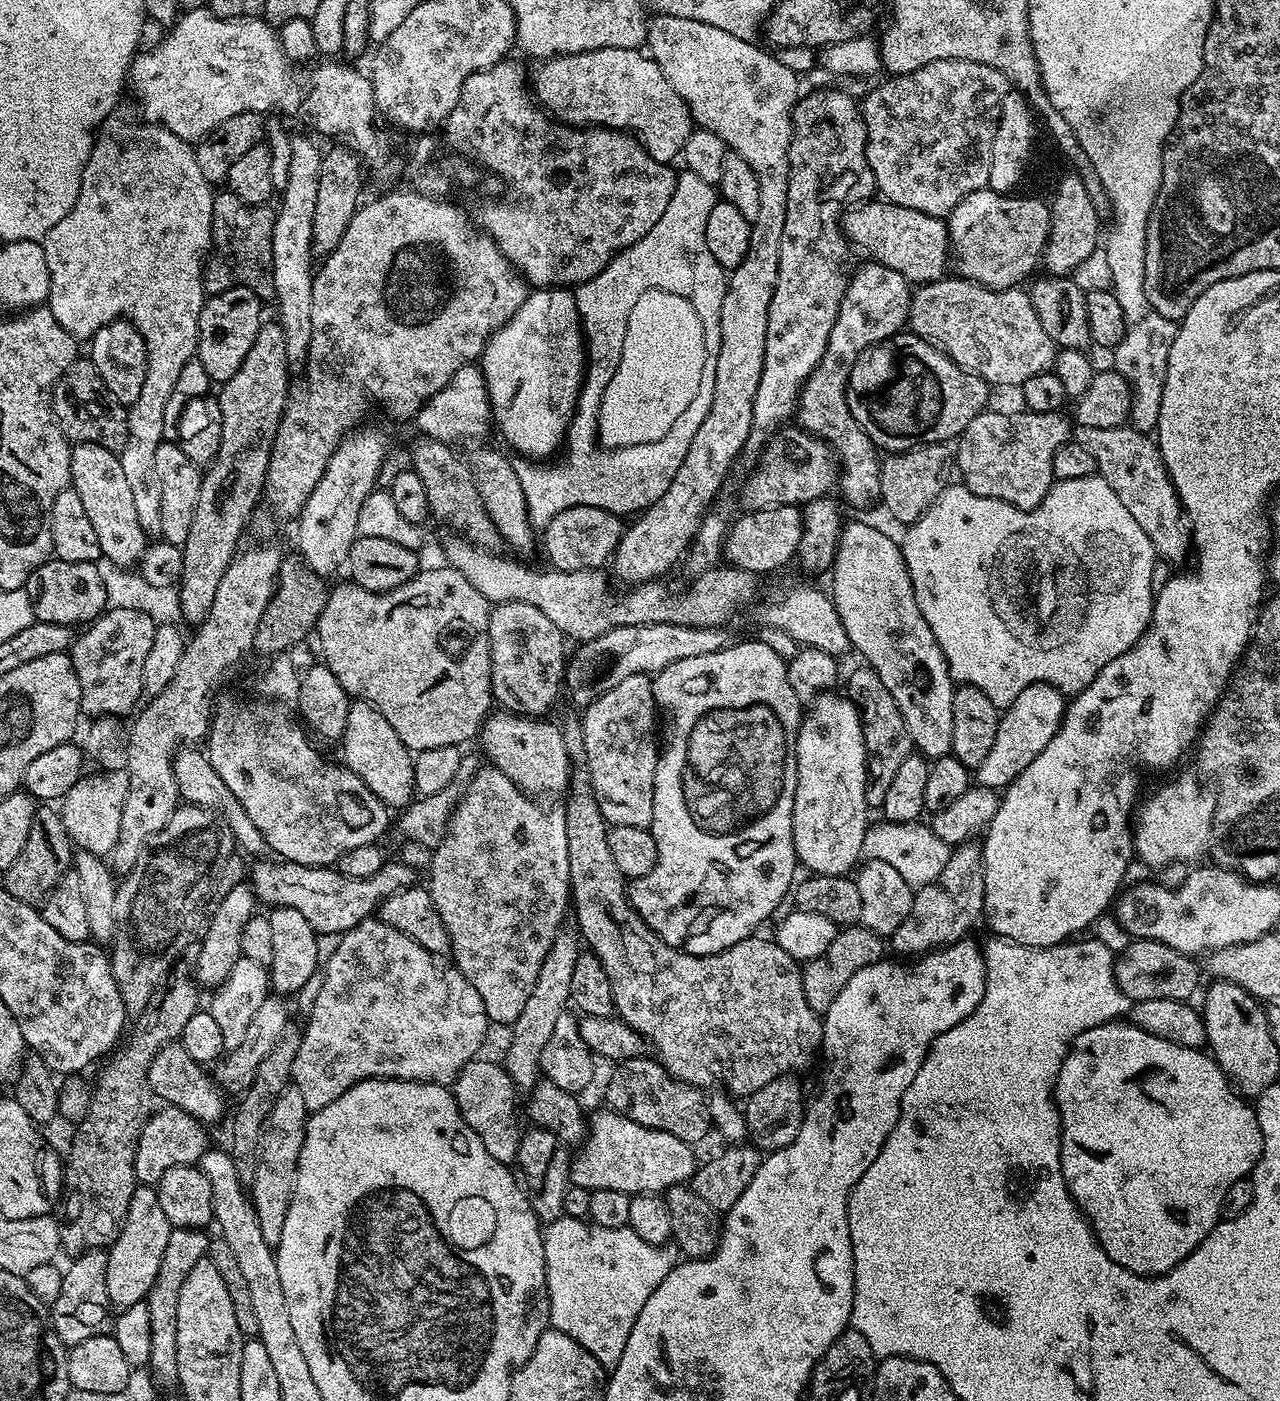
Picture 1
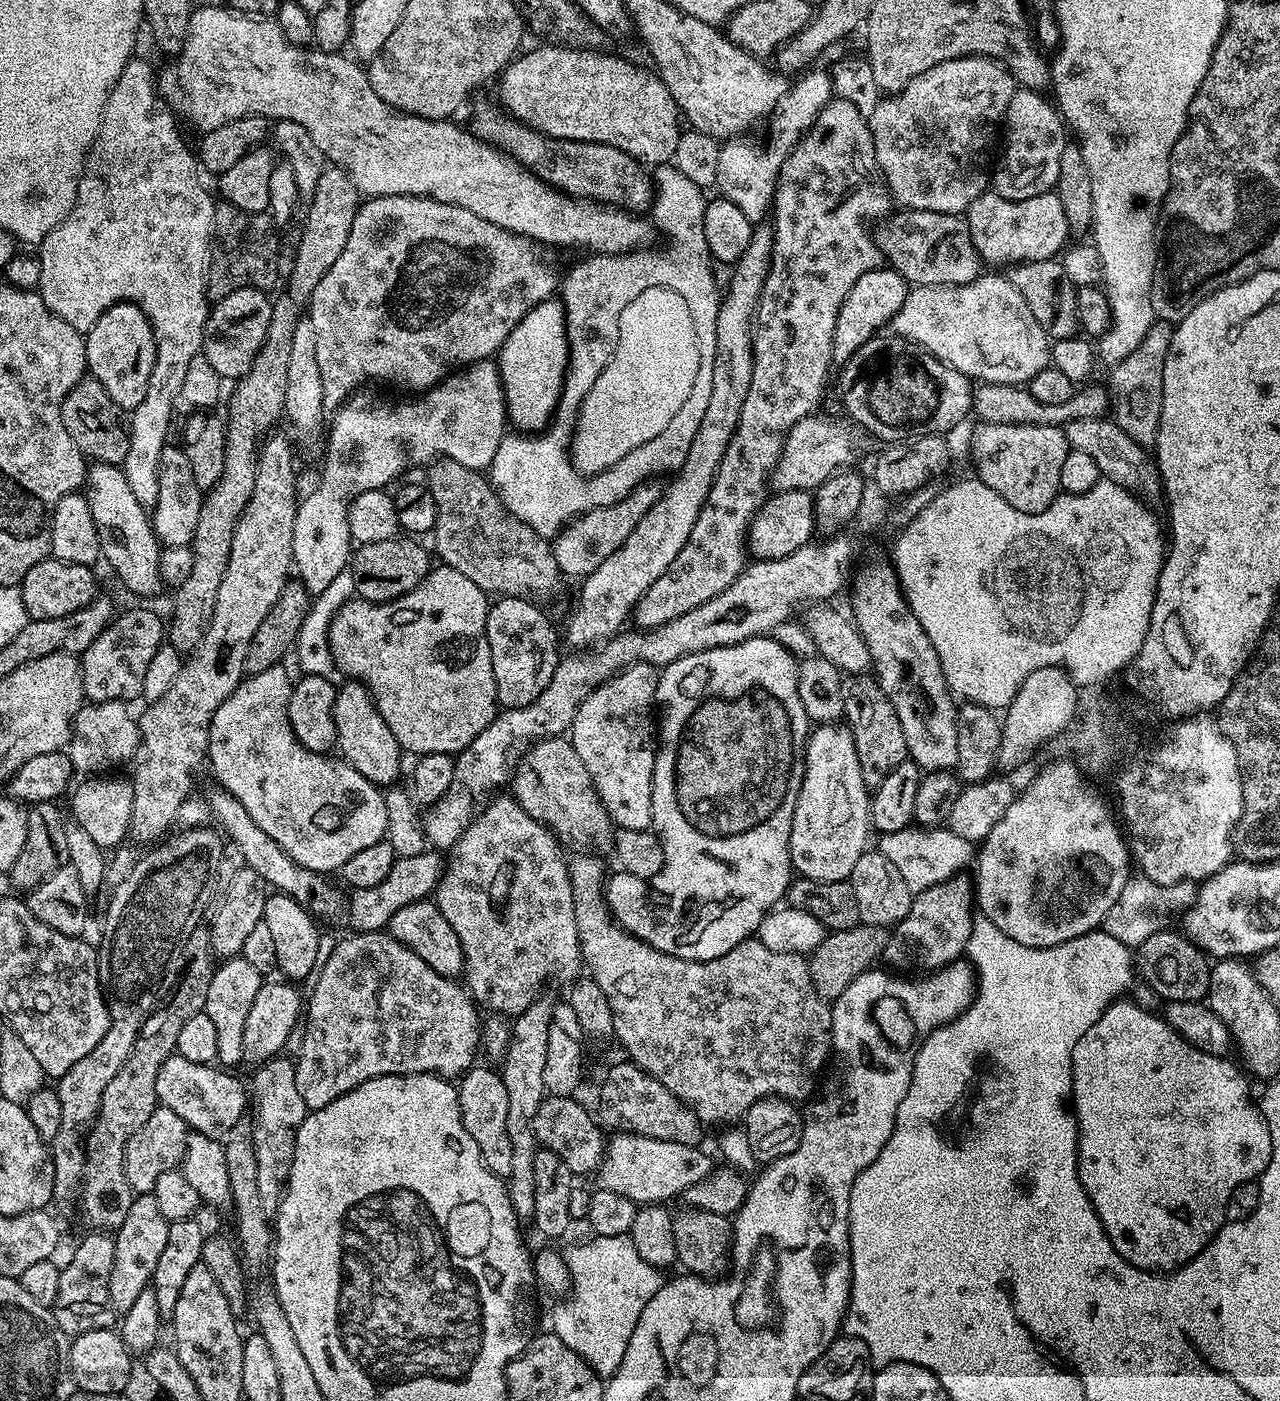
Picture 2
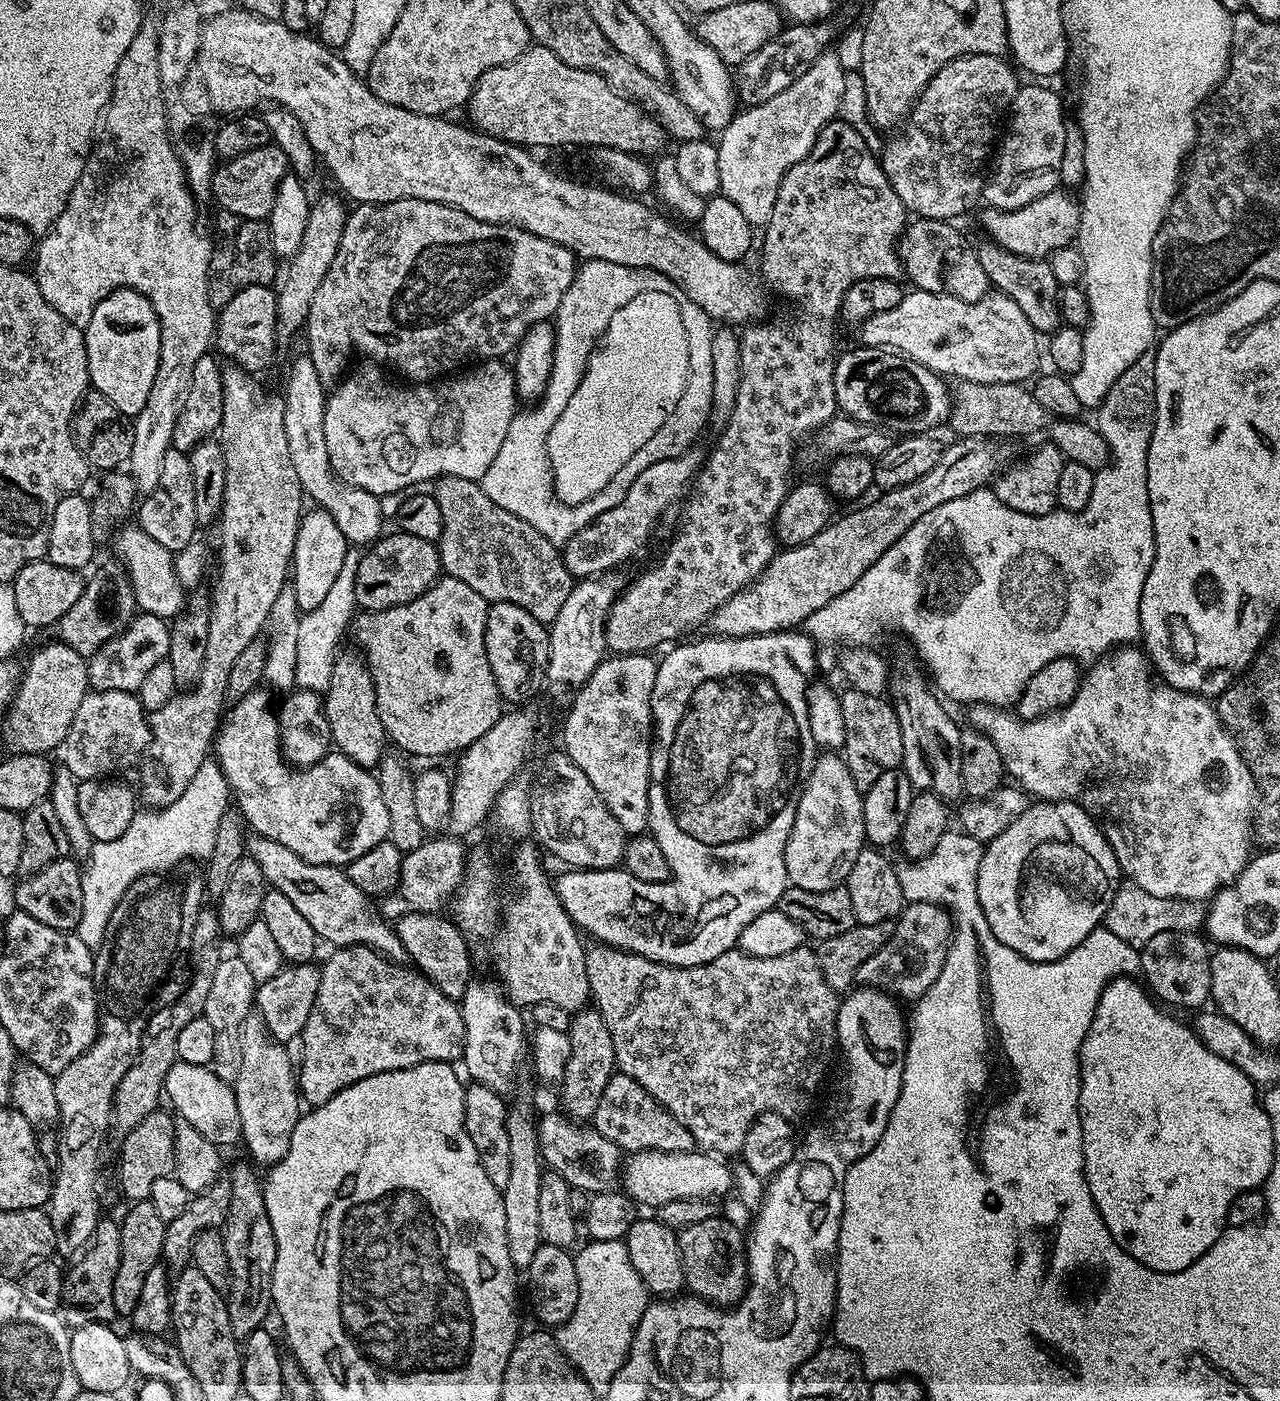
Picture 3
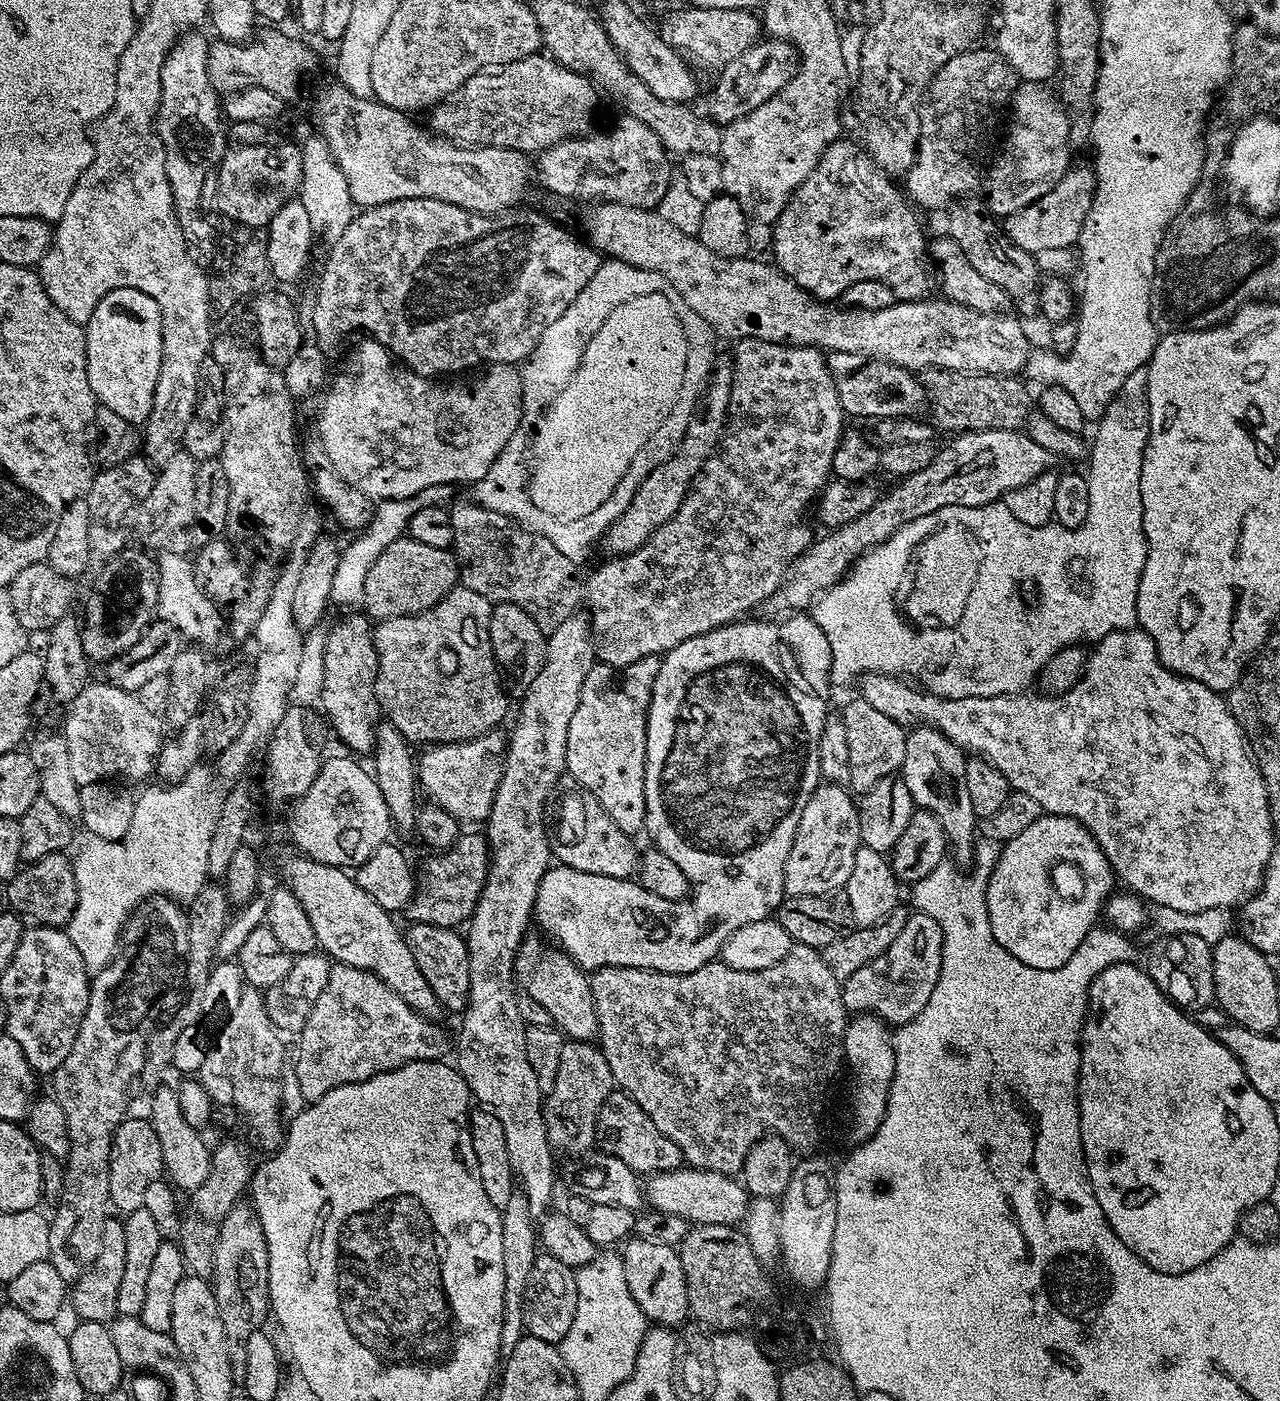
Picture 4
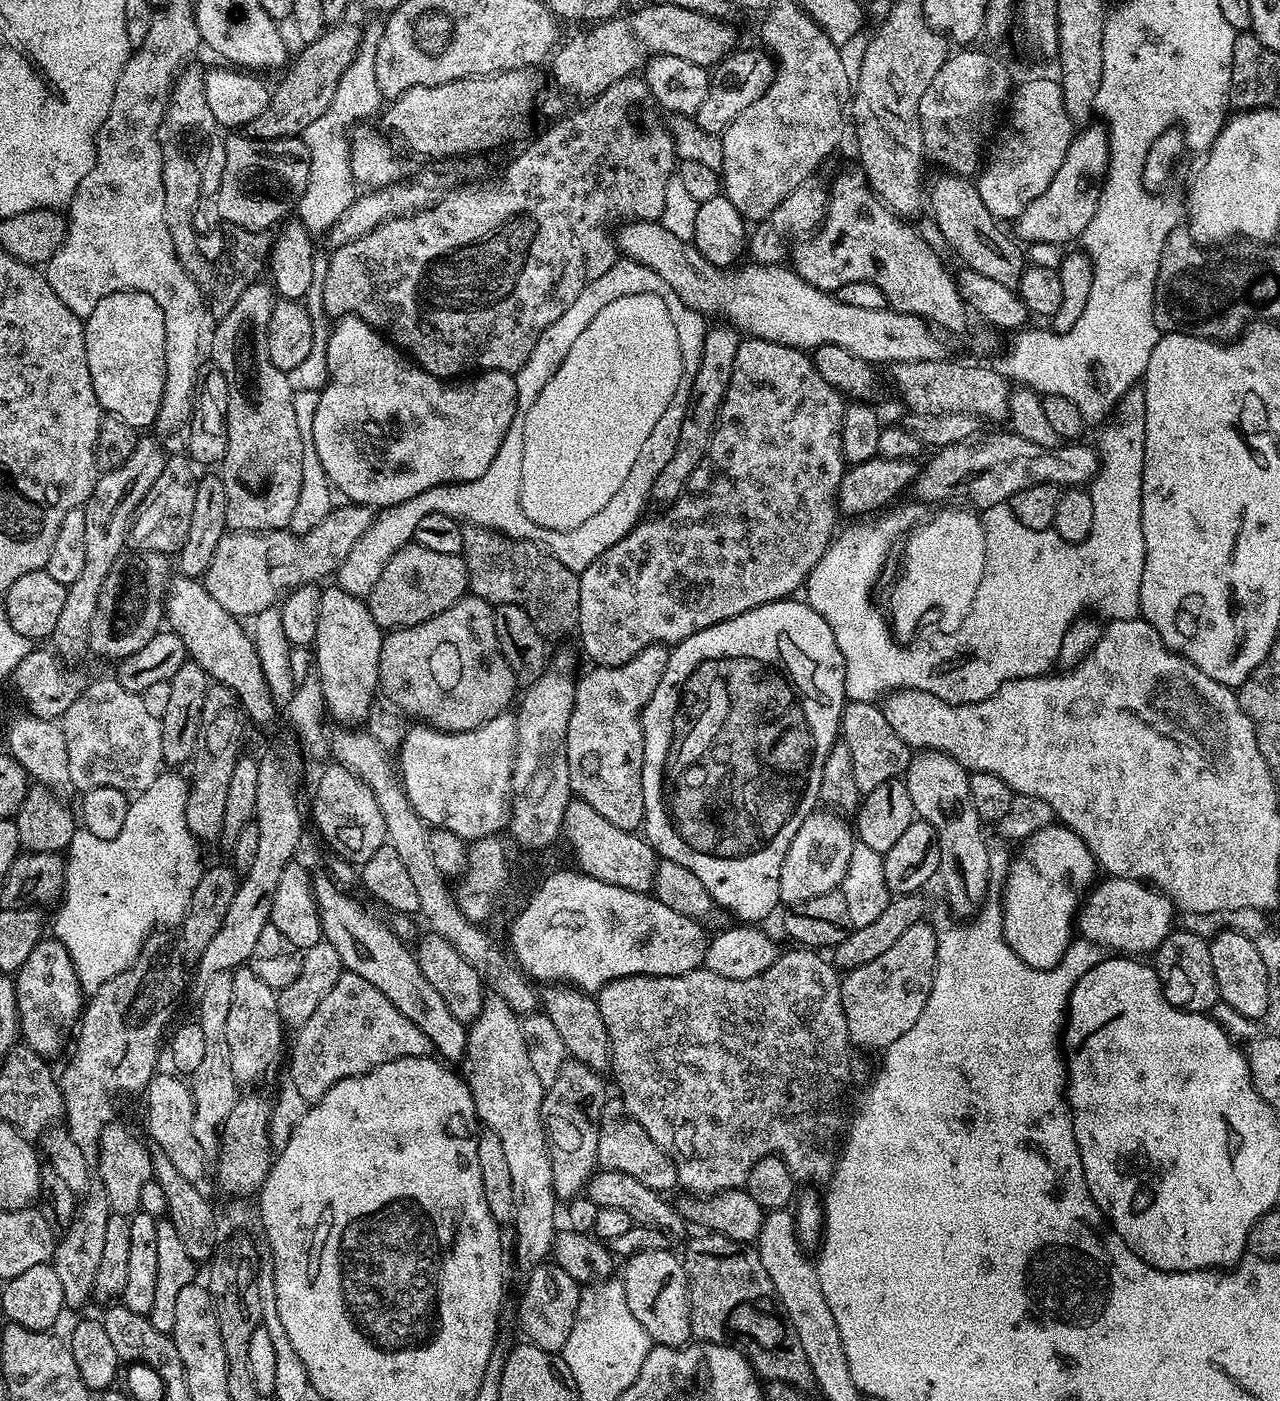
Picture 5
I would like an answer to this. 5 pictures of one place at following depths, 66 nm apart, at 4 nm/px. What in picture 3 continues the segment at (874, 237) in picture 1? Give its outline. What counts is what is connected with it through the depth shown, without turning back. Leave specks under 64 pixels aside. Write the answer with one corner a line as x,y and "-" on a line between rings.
913,219
900,236
900,264
903,273
908,274
919,291
946,294
962,298
964,302
979,302
990,292
986,270
982,270
982,262
978,262
974,244
956,226
947,220

